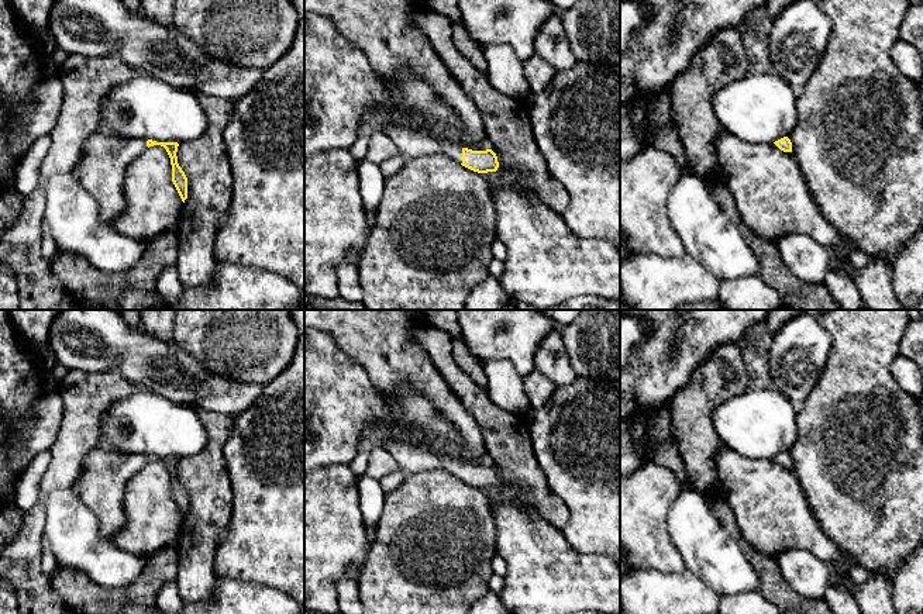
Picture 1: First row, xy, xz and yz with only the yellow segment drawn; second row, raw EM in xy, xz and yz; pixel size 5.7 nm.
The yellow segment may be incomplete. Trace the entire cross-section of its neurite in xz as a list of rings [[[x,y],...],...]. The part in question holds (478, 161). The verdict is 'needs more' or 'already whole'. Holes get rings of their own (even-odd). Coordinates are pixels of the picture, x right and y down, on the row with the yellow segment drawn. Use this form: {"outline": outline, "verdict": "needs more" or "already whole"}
{"outline": [[[304,13],[304,155],[349,149],[362,121],[378,113],[388,114],[383,132],[406,159],[447,155],[478,173],[499,168],[492,149],[472,151],[437,141],[403,123],[389,107],[368,58],[328,18]]], "verdict": "needs more"}

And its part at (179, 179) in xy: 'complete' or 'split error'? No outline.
split error

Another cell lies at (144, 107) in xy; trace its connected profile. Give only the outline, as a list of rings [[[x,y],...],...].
[[[134,73],[127,83],[111,89],[100,106],[100,131],[124,139],[182,144],[206,130],[207,117],[193,92],[176,89],[148,73]]]

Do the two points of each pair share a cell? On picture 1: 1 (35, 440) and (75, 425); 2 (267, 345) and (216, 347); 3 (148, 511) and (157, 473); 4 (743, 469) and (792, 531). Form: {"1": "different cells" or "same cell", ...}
{"1": "different cells", "2": "same cell", "3": "same cell", "4": "same cell"}

